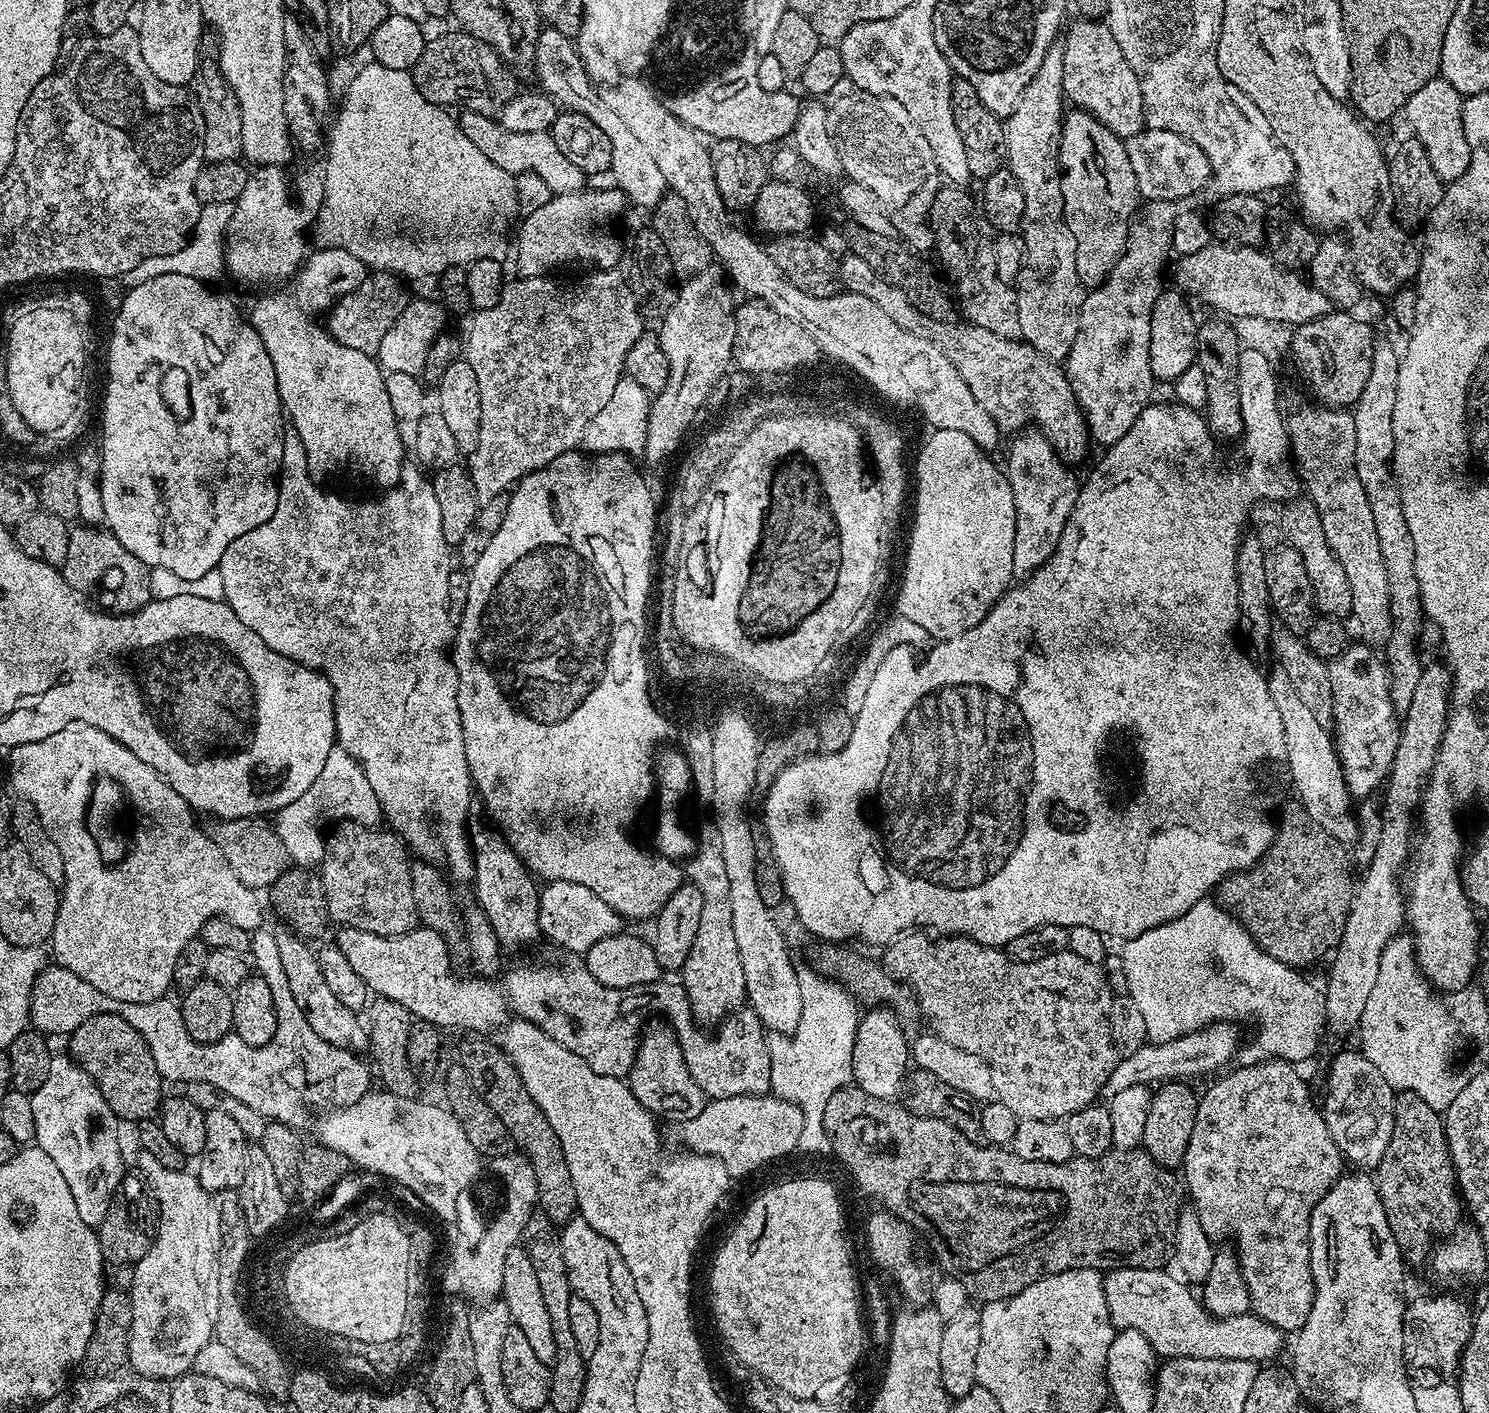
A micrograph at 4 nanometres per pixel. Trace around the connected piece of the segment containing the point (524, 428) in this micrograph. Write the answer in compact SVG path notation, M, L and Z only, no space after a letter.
M592 270L589 273L589 276L578 277L573 284L567 284L564 280L551 280L553 277L548 274L515 278L516 280L510 281L509 284L507 281L501 287L500 295L492 305L473 311L474 314L466 328L466 334L462 336L461 357L470 366L476 379L478 402L480 403L480 425L478 426L476 447L466 456L466 460L468 460L466 471L473 485L478 486L479 491L480 488L484 491L481 493L500 494L504 487L507 489L524 476L529 476L531 472L537 472L539 468L544 468L550 462L558 459L563 452L573 451L579 445L590 418L594 418L594 414L598 414L598 410L602 410L602 406L610 398L614 386L621 380L624 355L628 352L628 348L634 346L634 342L645 335L645 321L635 304L632 303L632 297L625 289L619 271Z

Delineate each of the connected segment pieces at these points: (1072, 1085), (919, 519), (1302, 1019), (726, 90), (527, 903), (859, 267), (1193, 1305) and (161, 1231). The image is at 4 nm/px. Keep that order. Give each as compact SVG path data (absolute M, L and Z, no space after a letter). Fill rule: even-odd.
M913 930L899 936L885 948L888 949L885 950L884 957L882 957L884 967L897 980L907 982L910 985L911 991L914 993L915 1003L916 1000L920 1003L925 1018L932 1023L931 1031L946 1042L950 1042L950 1046L958 1046L958 1050L970 1050L970 1054L978 1054L978 1058L982 1058L988 1063L994 1074L995 1099L1010 1106L1019 1121L1063 1121L1065 1118L1073 1116L1078 1110L1089 1108L1090 1105L1097 1103L1105 1082L1110 1078L1110 1074L1114 1073L1116 1064L1122 1059L1116 1050L1116 1043L1112 1037L1112 1027L1110 1026L1110 1010L1112 1009L1114 993L1111 986L1108 985L1108 973L1101 965L1088 962L1086 958L1079 957L1078 954L1071 951L1062 954L1050 954L1050 958L1042 958L1042 962L1018 962L1013 960L1003 947L979 944L971 936L945 935L943 938L933 938L924 930Z
M937 428L931 433L933 436L920 448L916 456L916 476L914 472L914 486L916 482L916 521L912 524L912 537L908 540L908 557L904 560L904 581L900 584L900 593L896 596L895 611L901 616L910 618L910 622L922 626L926 634L930 634L933 641L949 640L958 634L966 634L982 618L986 618L988 611L996 605L998 598L1008 591L1013 583L1012 567L1014 566L1014 526L1016 525L1016 507L1014 506L1014 494L1010 490L1010 482L1007 475L991 460L989 453L979 448L970 438L970 434L962 434L962 430L946 430Z
M1205 898L1194 906L1190 906L1190 910L1186 910L1186 914L1182 914L1178 918L1155 928L1148 930L1142 934L1135 936L1132 940L1127 941L1123 945L1122 955L1124 957L1124 965L1126 966L1126 982L1128 983L1128 995L1132 997L1138 1010L1142 1010L1142 1018L1146 1018L1146 1030L1148 1031L1148 1039L1151 1043L1166 1043L1171 1039L1182 1038L1184 1035L1190 1035L1191 1032L1198 1031L1200 1028L1206 1028L1217 1022L1239 1022L1238 1020L1256 1019L1260 1023L1260 1033L1256 1036L1256 1052L1260 1058L1279 1058L1289 1062L1301 1062L1300 1060L1308 1060L1316 1052L1316 1047L1320 1044L1320 1039L1326 1033L1326 1017L1324 1014L1324 997L1321 989L1315 988L1308 980L1303 980L1301 973L1295 968L1286 966L1282 962L1278 962L1274 958L1270 958L1268 954L1263 952L1254 942L1254 938L1236 921L1233 916L1220 907L1215 899Z
M725 76L711 83L710 88L703 86L686 98L671 101L669 111L697 133L705 137L712 136L713 141L737 140L763 149L764 144L775 145L780 142L775 140L792 135L792 127L800 113L802 100L791 96L790 92L764 92L762 86L747 83L747 77Z
M473 827L472 878L470 887L476 891L476 900L484 911L483 919L492 927L501 949L528 948L541 939L538 922L538 884L528 868L521 863L514 850L495 827ZM536 883L536 884L535 884Z
M851 254L845 255L844 261L838 264L838 280L843 291L862 294L864 298L870 298L870 302L878 302L902 330L910 334L918 334L918 338L926 338L930 342L940 345L950 358L954 370L970 386L970 394L978 398L978 406L994 418L1001 433L1019 433L1027 429L1033 420L1033 425L1038 426L1039 431L1047 436L1048 441L1056 447L1056 453L1060 459L1069 465L1076 463L1088 452L1090 437L1084 422L1084 413L1081 412L1076 396L1072 392L1072 385L1065 373L1060 372L1053 361L1048 360L1038 350L1034 350L1016 338L999 336L994 330L986 330L977 324L967 322L945 322L935 320L922 310L918 310L898 290L898 286L889 286L885 280L878 278L874 270L870 270L867 262L862 258Z
M1118 1268L1104 1276L1108 1312L1117 1329L1132 1329L1142 1334L1157 1357L1242 1358L1265 1362L1284 1348L1285 1333L1255 1314L1220 1320L1204 1309L1193 1289L1179 1275L1171 1276L1159 1268Z
M141 1151L139 1171L148 1181L149 1189L158 1205L156 1240L150 1250L131 1269L132 1272L132 1325L128 1339L128 1357L138 1374L152 1380L171 1382L183 1376L193 1367L195 1356L207 1343L212 1342L208 1331L216 1312L217 1288L214 1284L220 1274L217 1251L220 1241L220 1208L215 1204L213 1193L201 1186L199 1178L191 1171L170 1170L154 1158L154 1154Z

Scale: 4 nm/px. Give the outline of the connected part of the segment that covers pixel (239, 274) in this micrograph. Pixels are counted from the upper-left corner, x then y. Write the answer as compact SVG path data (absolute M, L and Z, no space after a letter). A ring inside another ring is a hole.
M260 166L249 175L242 194L234 201L228 217L226 239L222 244L222 264L240 284L264 284L267 280L287 281L303 263L306 255L304 231L316 223L316 215L324 201L324 178L319 167L308 168L296 176L296 193L288 196L288 184L281 169L276 166Z

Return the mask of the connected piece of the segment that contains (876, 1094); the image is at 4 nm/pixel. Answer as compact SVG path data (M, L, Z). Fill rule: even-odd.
M873 1007L861 1015L856 1031L852 1059L853 1081L864 1093L876 1099L895 1099L903 1091L904 1079L910 1068L910 1042L906 1040L895 1016L897 1015L887 1007Z

